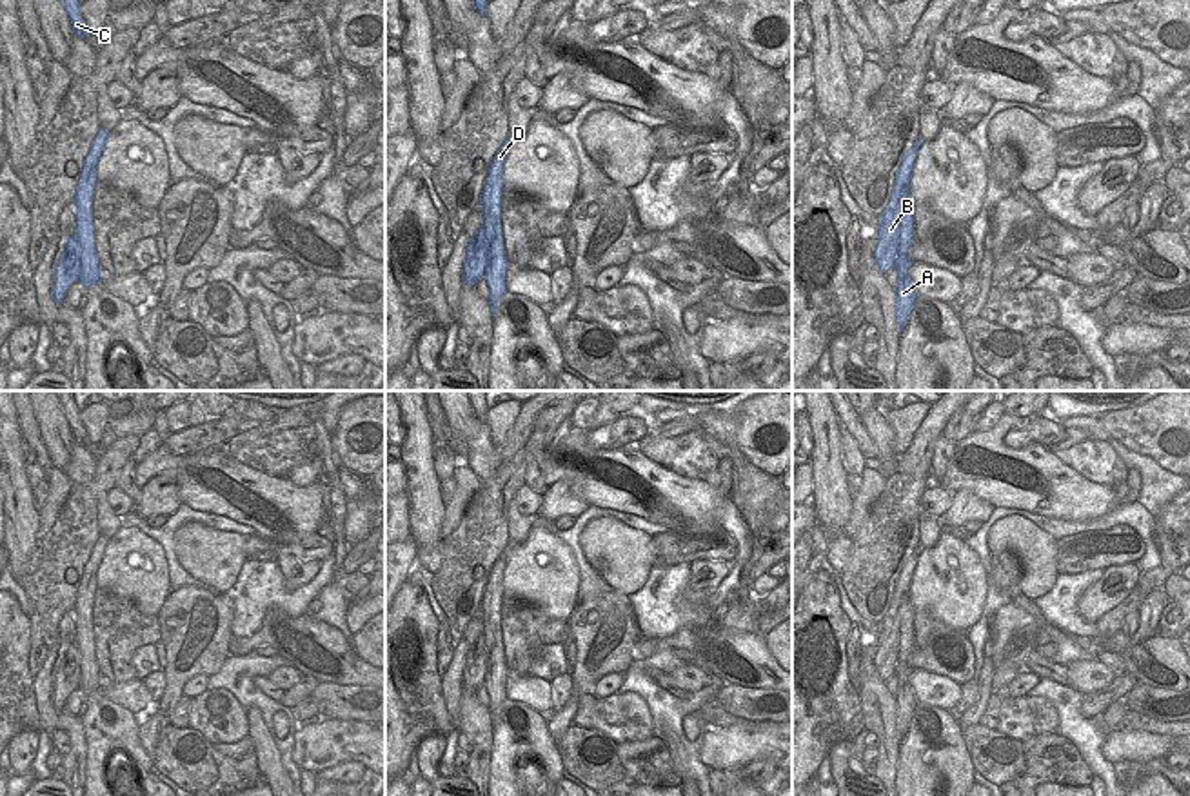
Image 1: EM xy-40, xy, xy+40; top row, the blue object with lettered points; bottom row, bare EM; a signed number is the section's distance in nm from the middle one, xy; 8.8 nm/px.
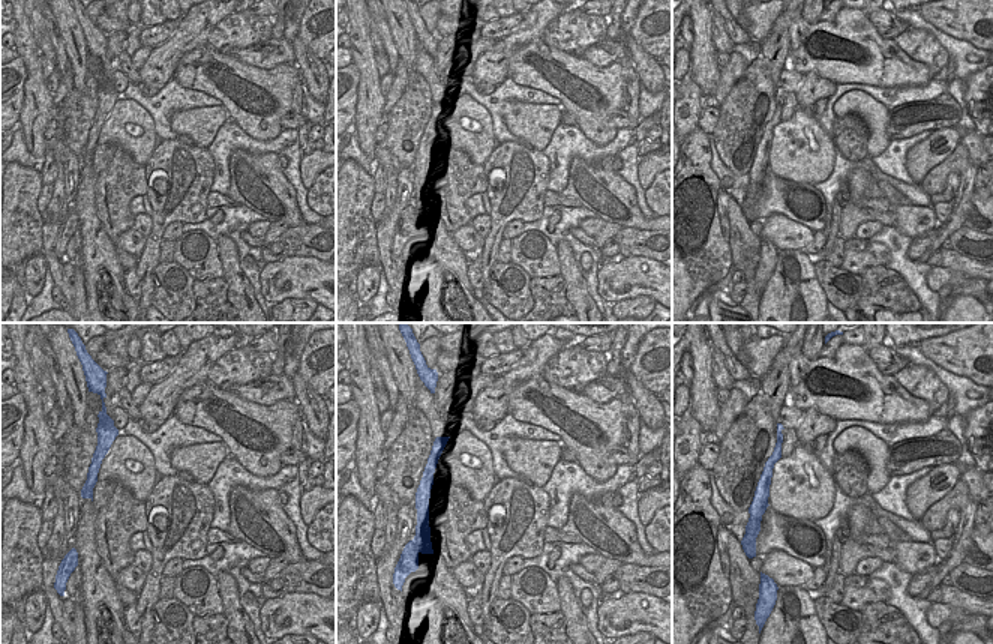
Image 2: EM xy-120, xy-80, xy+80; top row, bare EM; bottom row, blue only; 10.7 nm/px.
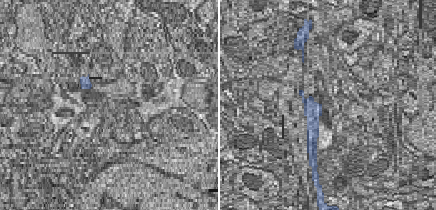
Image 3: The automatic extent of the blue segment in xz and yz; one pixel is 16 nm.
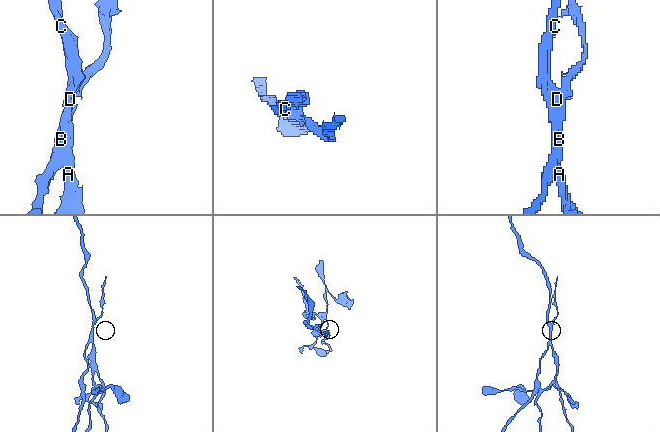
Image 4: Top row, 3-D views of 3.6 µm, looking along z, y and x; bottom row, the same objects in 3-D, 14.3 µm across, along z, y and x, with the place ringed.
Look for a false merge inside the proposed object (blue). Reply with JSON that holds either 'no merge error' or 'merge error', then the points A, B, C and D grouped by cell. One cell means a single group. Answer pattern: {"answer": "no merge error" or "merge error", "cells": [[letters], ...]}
{"answer": "merge error", "cells": [["A", "C", "D"], ["B"]]}

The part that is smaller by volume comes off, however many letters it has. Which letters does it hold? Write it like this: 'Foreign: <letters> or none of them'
Foreign: B

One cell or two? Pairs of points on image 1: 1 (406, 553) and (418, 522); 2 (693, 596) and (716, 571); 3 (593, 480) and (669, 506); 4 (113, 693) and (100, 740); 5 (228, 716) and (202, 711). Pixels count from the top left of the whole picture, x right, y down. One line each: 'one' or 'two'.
1: two
2: one
3: one
4: two
5: one

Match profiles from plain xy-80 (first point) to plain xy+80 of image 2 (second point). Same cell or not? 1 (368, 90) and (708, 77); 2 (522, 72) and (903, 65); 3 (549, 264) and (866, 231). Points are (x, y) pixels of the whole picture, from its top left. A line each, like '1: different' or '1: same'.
1: same
2: same
3: different

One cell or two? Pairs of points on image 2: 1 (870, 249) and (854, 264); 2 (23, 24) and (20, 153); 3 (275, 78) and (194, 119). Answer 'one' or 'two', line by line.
1: one
2: two
3: two

